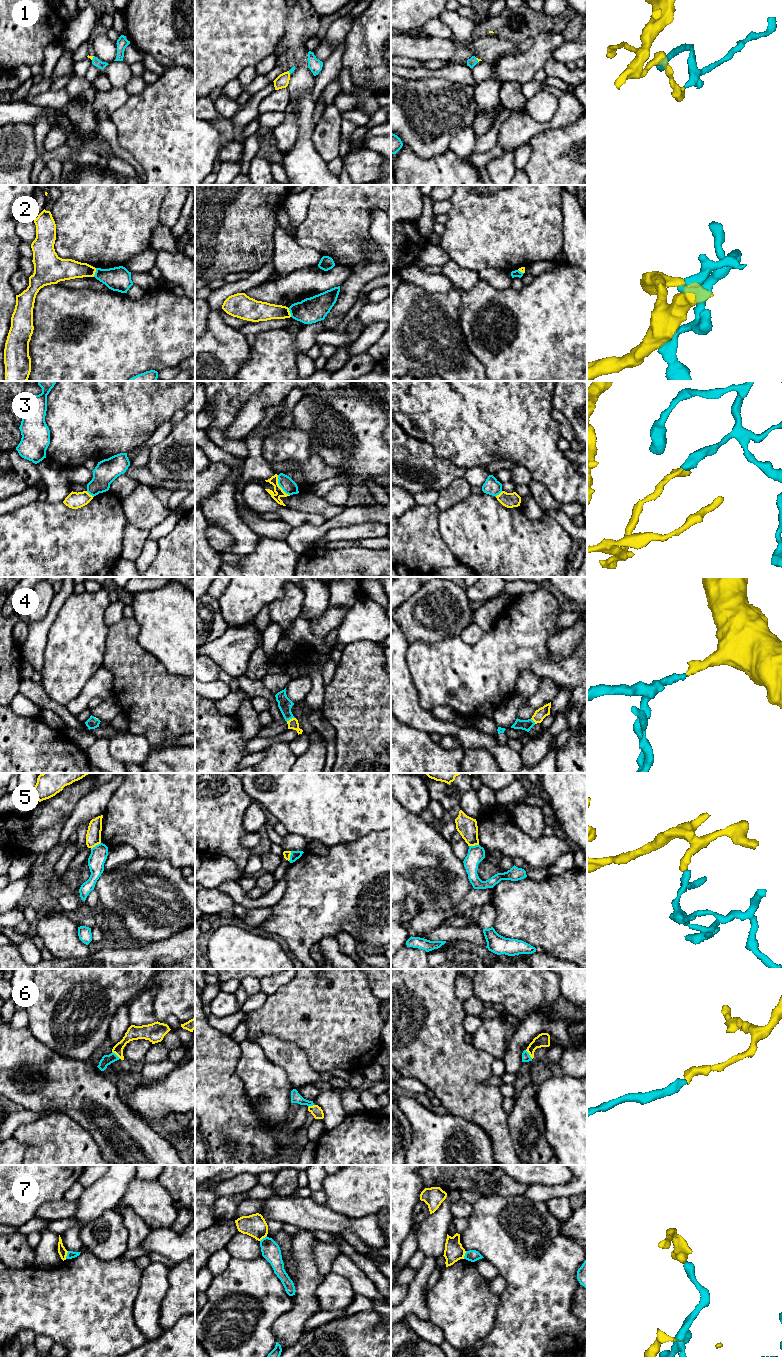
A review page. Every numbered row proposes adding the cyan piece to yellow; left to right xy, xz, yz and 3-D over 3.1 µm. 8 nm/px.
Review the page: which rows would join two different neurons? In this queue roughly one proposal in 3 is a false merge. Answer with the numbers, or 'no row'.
2, 3, 5, 7

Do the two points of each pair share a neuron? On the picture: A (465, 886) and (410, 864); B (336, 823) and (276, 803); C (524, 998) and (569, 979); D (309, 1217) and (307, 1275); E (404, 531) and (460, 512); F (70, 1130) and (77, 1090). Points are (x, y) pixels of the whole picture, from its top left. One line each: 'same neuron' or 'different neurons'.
A: same neuron
B: same neuron
C: different neurons
D: different neurons
E: different neurons
F: different neurons

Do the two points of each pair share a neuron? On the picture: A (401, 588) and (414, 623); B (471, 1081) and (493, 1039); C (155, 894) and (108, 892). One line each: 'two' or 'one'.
A: two
B: two
C: one

